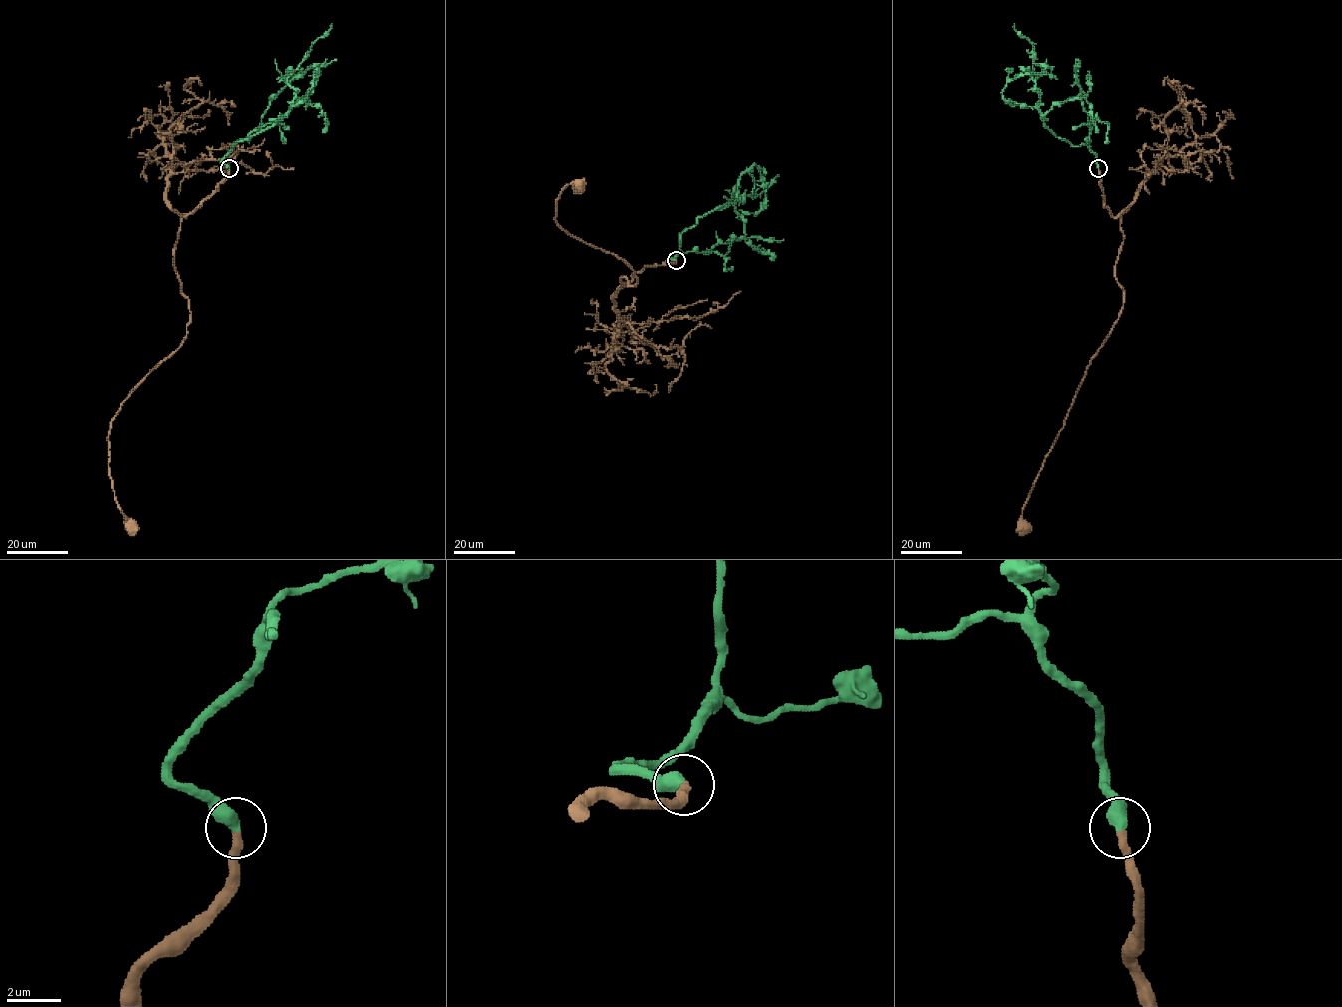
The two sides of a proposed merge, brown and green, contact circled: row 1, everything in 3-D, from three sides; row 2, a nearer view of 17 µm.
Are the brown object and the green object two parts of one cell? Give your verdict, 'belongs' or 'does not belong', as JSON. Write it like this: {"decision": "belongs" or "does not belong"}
{"decision": "belongs"}

